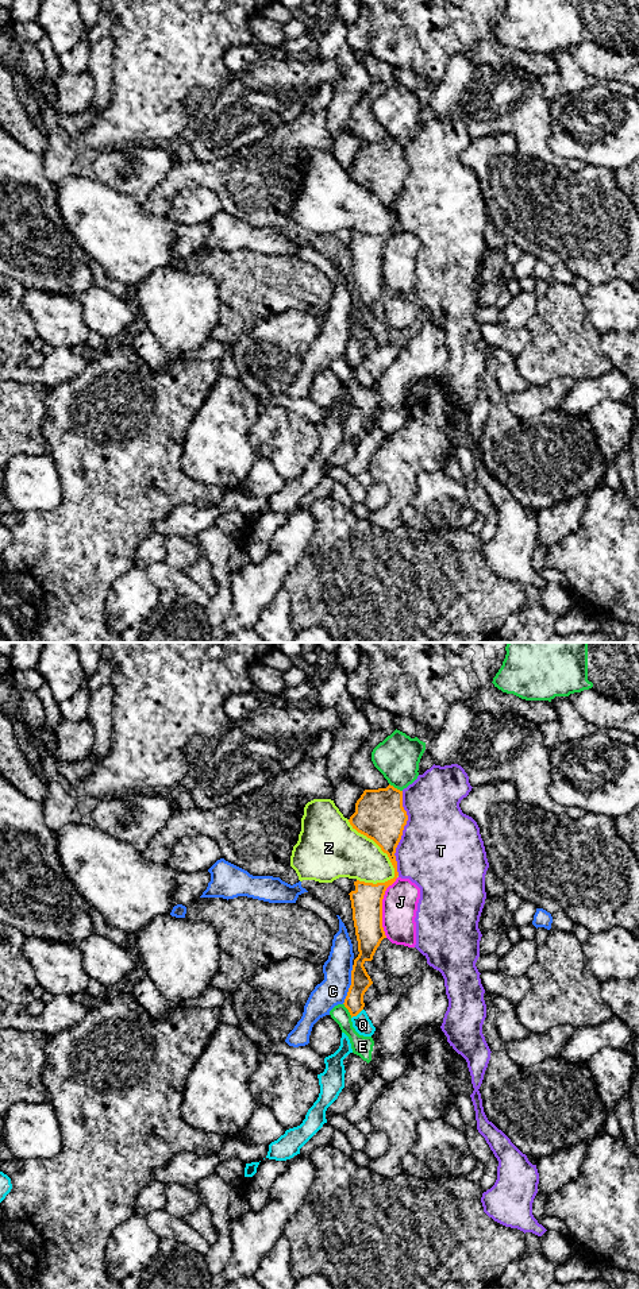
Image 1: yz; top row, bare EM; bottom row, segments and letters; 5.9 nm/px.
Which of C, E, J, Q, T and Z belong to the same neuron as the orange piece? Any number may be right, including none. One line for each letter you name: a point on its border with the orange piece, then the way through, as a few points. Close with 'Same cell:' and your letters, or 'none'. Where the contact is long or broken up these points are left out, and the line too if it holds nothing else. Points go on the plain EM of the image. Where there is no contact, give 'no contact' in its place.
Same cell: none

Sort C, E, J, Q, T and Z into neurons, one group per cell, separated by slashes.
C / E / J / Q / T / Z

